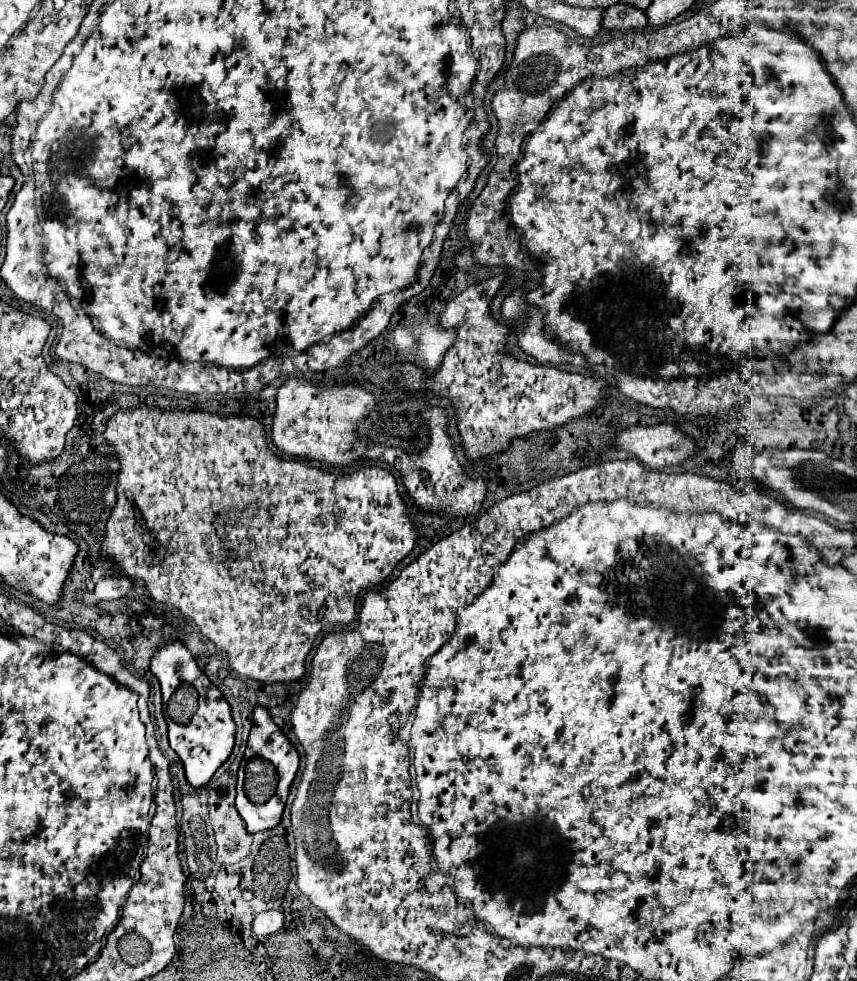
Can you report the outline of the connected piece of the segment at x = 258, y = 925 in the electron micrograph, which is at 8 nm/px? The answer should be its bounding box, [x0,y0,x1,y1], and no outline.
[253,911,283,935]

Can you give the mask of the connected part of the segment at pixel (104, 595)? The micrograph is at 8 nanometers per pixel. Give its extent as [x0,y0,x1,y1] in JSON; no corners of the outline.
[95,577,133,601]

